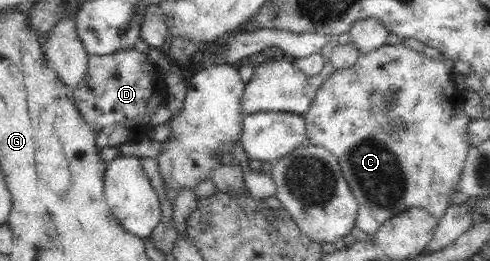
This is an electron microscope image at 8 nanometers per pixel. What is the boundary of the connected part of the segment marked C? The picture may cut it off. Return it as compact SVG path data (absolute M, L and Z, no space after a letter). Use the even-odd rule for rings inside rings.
M385 43L383 46L379 46L377 50L365 52L365 54L361 53L351 68L335 70L316 90L315 101L309 106L304 115L307 129L307 144L325 147L339 161L341 172L347 179L351 192L358 202L355 226L363 230L363 233L374 235L386 220L411 207L421 207L439 220L446 213L449 204L451 204L449 203L449 195L453 192L459 192L458 180L462 176L463 163L471 146L466 135L467 125L470 124L472 119L463 111L462 91L457 88L453 79L453 73L447 68L444 61L418 53L409 47L405 47L403 44L393 46Z

